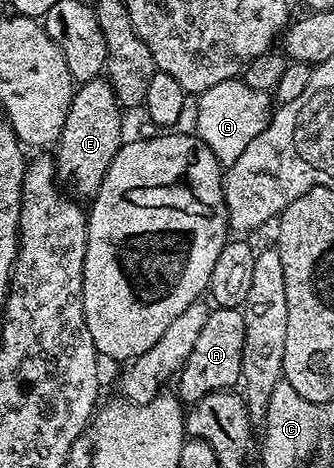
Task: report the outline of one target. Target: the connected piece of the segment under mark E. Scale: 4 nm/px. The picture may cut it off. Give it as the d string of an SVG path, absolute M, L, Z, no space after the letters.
M89 80L75 87L68 114L64 118L64 130L56 141L56 179L71 197L86 202L100 190L112 158L116 158L118 149L124 143L122 115L124 109L109 80Z

